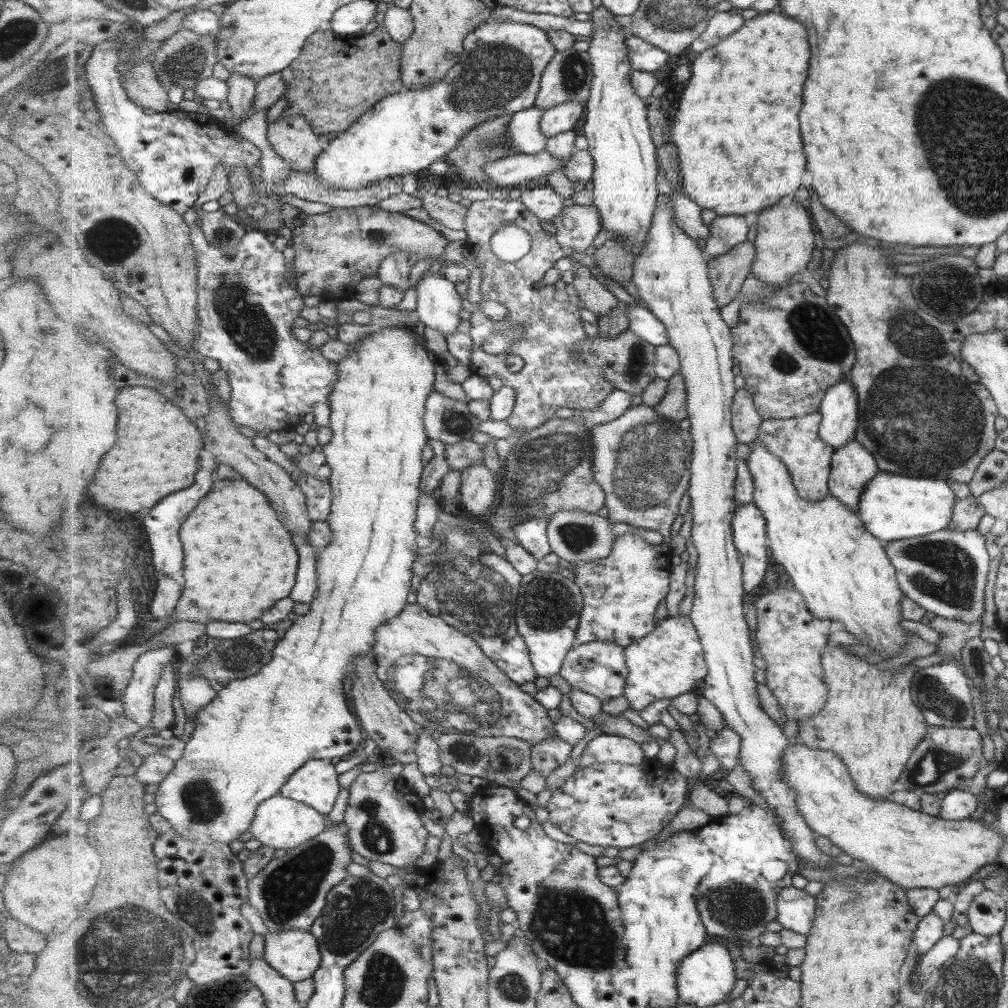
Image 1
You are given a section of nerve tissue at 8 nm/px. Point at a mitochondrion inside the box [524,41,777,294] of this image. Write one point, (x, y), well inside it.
(574, 74)

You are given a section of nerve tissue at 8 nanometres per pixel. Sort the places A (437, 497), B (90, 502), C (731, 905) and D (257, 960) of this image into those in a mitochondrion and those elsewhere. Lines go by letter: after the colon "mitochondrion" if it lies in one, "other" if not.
A: other
B: other
C: mitochondrion
D: other

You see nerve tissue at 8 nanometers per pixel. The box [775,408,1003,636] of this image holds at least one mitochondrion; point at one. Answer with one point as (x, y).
(942, 570)

